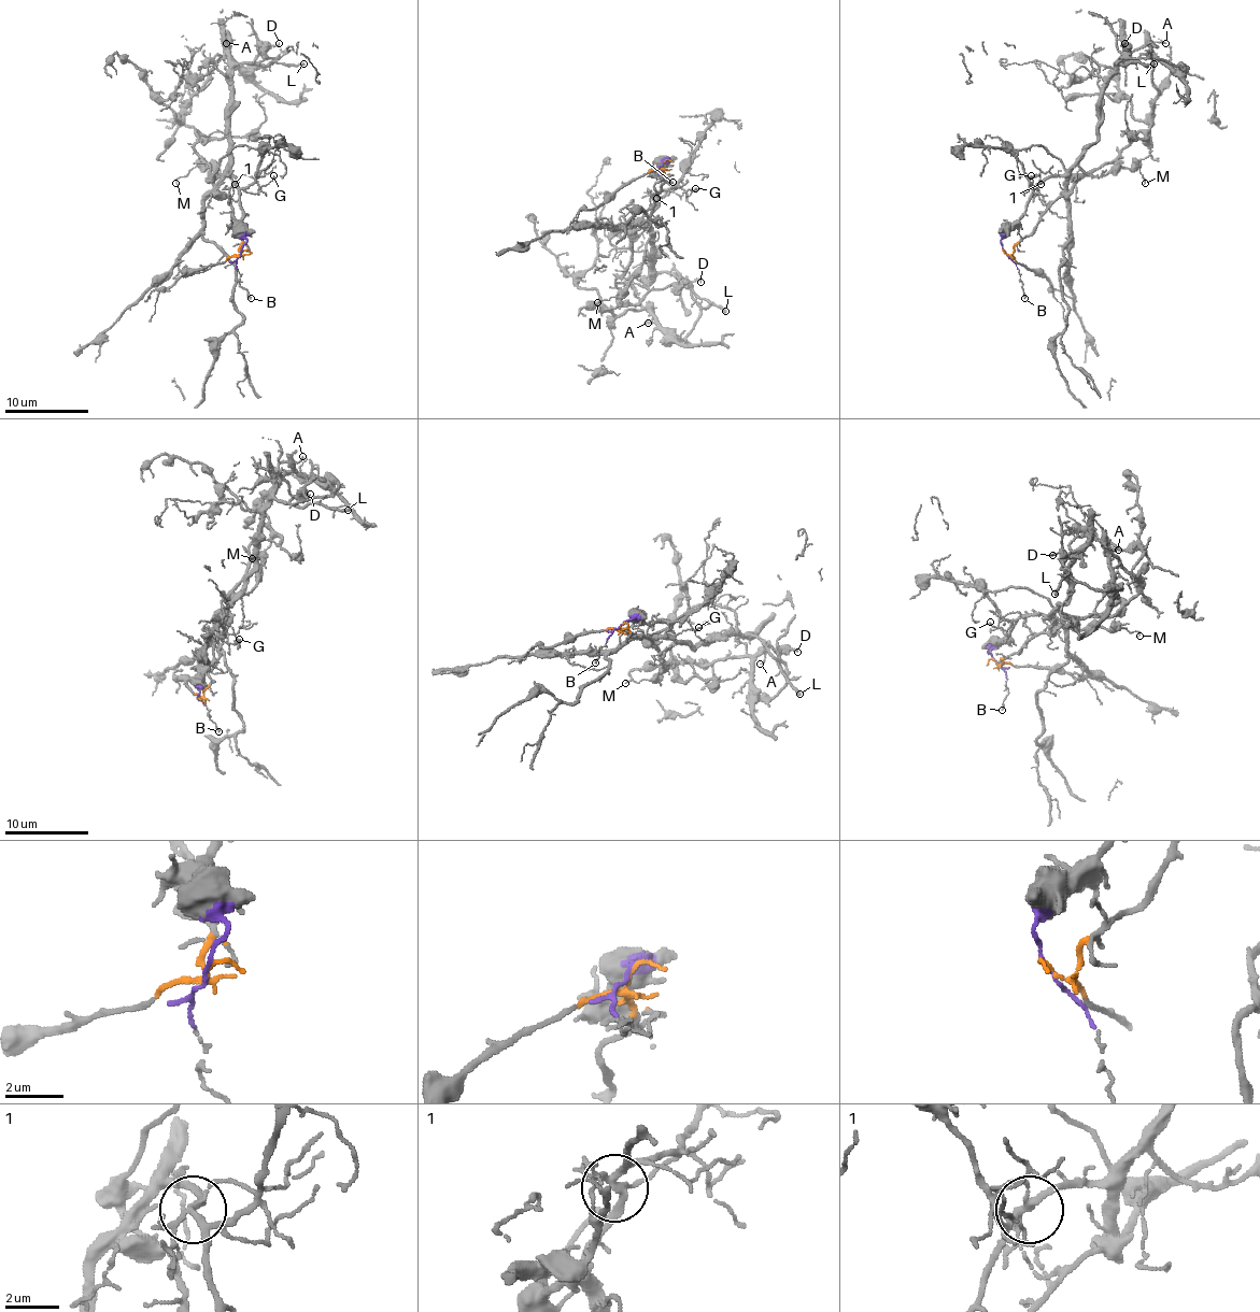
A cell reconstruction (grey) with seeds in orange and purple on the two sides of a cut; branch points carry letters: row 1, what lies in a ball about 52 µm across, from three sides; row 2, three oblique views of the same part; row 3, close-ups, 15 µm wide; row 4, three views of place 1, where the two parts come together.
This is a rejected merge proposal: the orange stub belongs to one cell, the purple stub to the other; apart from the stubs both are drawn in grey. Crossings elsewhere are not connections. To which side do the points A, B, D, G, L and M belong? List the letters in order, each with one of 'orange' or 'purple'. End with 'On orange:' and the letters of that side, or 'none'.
A: orange
B: purple
D: orange
G: purple
L: purple
M: purple
On orange: A, D

